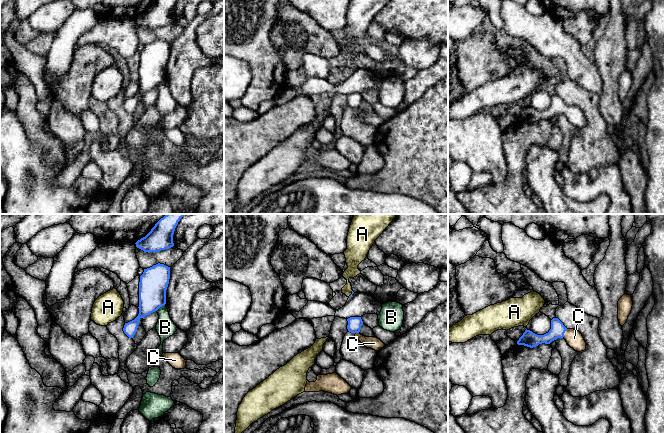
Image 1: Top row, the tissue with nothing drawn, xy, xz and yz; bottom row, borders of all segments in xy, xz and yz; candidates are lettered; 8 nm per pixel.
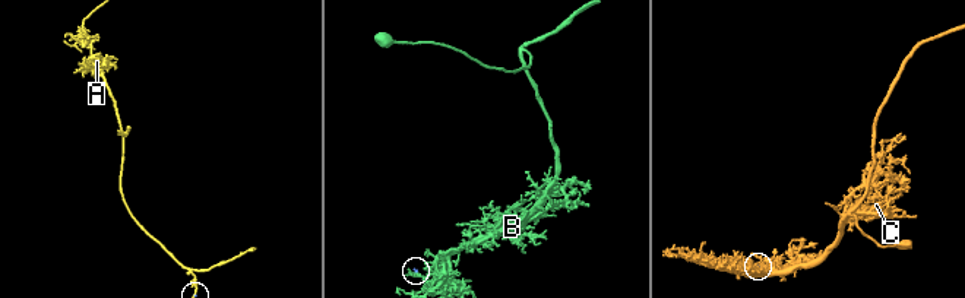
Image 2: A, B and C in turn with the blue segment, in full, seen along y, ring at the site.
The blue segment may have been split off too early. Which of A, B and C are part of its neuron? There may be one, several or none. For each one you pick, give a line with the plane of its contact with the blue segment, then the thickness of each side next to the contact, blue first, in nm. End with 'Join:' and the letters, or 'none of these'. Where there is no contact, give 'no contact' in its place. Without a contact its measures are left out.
C: yz | 120/140 nm
Join: C

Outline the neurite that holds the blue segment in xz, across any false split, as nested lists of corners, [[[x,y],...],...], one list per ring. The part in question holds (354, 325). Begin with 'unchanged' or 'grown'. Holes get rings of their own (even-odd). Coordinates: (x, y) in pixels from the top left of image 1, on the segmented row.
grown; [[[350,317],[347,319],[347,321],[348,331],[354,333],[355,338],[359,340],[365,347],[371,348],[375,351],[379,351],[385,346],[385,344],[377,337],[365,337],[359,333],[361,326],[363,325],[361,317]]]

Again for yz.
grown; [[[558,318],[551,320],[551,329],[544,335],[537,335],[526,329],[517,344],[533,348],[542,343],[550,344],[557,338],[564,338],[567,344],[577,352],[586,349],[586,342],[582,334],[577,330],[567,329]]]

